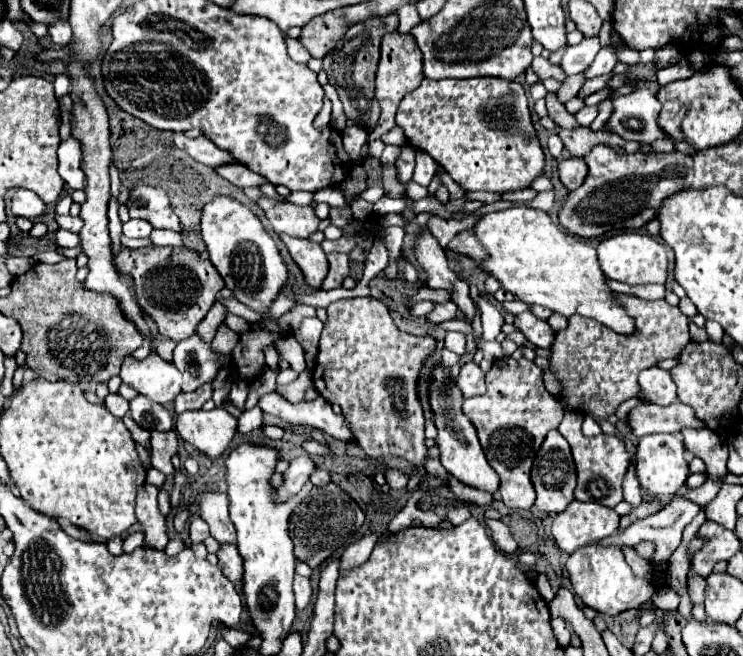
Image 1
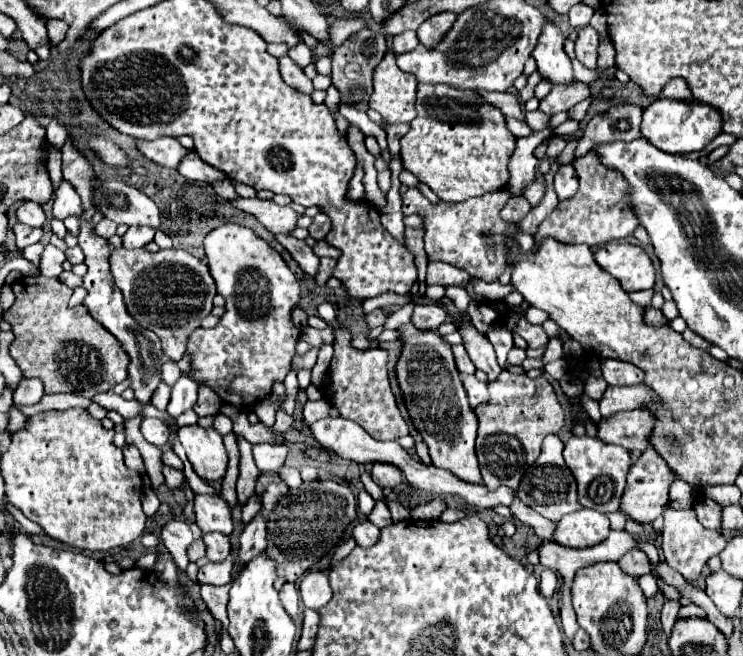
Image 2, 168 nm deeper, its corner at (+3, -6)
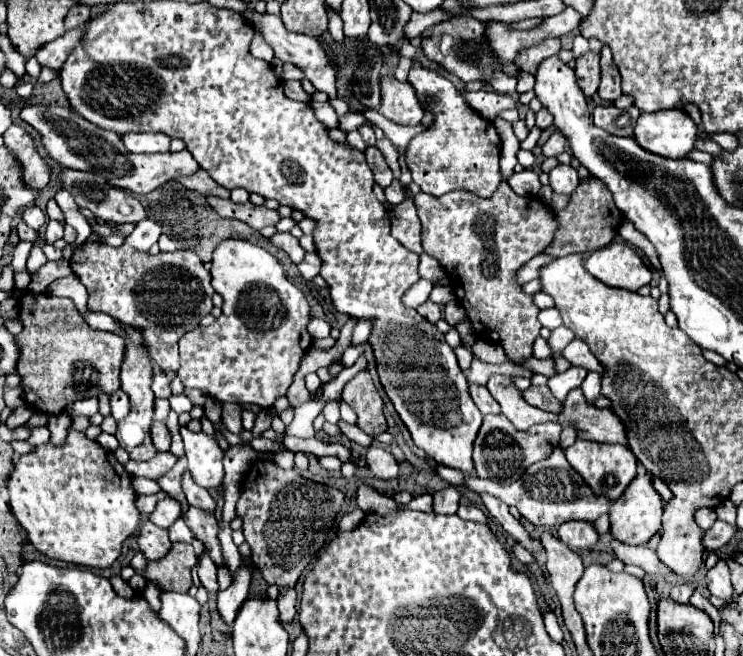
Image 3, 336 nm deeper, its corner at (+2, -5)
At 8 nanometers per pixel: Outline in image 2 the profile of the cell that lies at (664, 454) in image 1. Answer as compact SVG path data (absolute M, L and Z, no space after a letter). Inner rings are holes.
M648 448L628 472L628 482L620 500L620 510L626 514L628 520L634 520L642 526L654 524L654 520L662 516L664 508L668 506L668 490L674 480L676 476L668 468L668 464L652 448Z

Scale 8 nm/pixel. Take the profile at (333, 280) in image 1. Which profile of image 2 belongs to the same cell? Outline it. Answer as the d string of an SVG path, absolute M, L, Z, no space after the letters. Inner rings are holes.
M320 258L320 268L318 268L316 276L314 276L316 284L324 286L324 284L326 284L326 280L332 276L334 266L336 266L336 260L334 260L334 258Z

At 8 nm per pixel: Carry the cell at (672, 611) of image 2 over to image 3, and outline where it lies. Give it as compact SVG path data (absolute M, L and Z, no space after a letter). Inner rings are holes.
M677 583L673 589L671 589L671 599L677 601L677 603L687 603L691 593L693 593L693 583Z

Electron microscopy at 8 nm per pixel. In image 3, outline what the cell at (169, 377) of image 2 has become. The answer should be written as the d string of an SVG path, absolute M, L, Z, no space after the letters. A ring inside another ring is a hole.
M159 371L153 377L153 393L155 397L171 397L171 375L167 371Z

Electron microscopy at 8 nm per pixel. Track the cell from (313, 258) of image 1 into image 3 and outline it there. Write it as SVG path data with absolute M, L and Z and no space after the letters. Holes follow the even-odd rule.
M275 233L271 237L271 243L275 243L275 247L283 249L291 257L293 263L301 263L305 259L305 253L307 251L299 245L299 239L293 237L291 233Z

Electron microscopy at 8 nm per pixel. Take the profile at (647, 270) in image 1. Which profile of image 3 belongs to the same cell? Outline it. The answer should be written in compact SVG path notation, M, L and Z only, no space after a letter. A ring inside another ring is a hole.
M611 243L593 251L585 265L589 273L611 287L637 291L651 281L651 269L627 243Z

